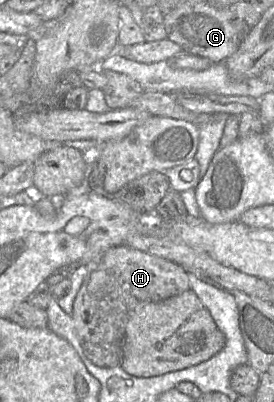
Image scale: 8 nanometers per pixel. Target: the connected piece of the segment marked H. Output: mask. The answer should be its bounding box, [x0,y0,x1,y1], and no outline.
[72,245,190,367]

